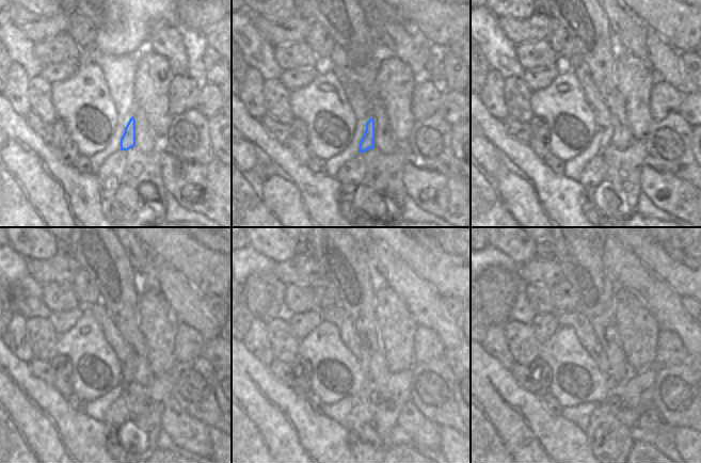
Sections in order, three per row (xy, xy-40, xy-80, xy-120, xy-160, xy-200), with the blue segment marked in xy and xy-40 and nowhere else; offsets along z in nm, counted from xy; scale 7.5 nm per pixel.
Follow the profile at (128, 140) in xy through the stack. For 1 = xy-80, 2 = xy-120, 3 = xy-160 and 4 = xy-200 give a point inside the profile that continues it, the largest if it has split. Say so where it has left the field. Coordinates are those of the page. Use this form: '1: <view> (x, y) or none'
1: xy-80 (602, 115)
2: xy-120 (111, 333)
3: xy-160 (336, 315)
4: xy-200 (585, 333)

